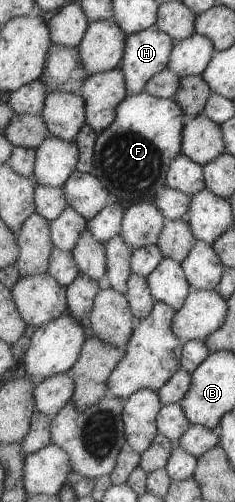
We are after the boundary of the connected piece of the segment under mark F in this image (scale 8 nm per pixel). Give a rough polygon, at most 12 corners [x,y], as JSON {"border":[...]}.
{"border":[[184,76],[173,98],[128,94],[99,133],[92,173],[108,205],[156,200],[183,154],[184,114],[213,94]]}

